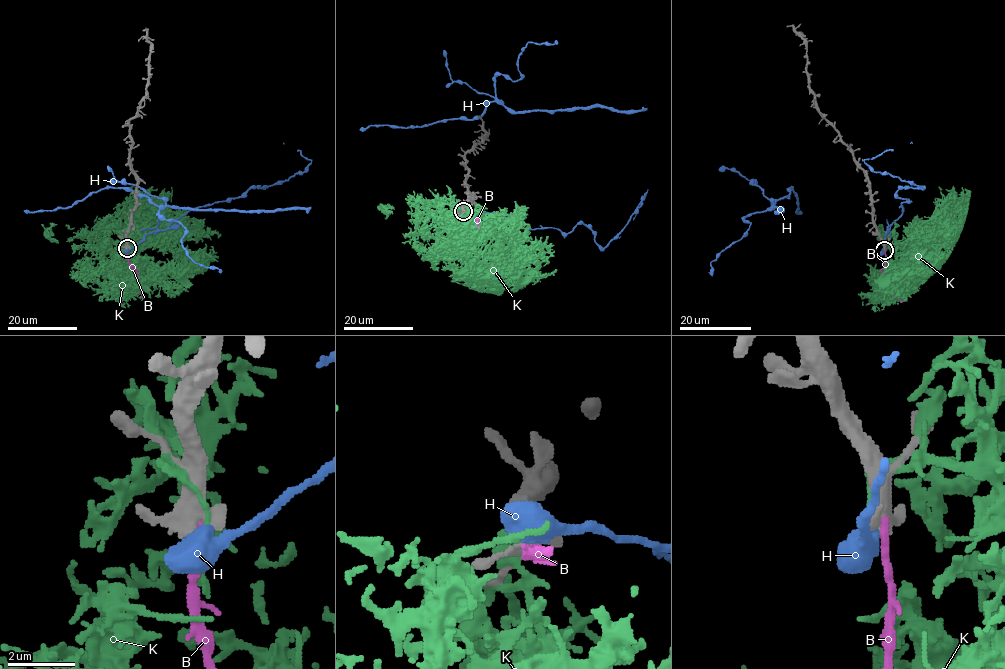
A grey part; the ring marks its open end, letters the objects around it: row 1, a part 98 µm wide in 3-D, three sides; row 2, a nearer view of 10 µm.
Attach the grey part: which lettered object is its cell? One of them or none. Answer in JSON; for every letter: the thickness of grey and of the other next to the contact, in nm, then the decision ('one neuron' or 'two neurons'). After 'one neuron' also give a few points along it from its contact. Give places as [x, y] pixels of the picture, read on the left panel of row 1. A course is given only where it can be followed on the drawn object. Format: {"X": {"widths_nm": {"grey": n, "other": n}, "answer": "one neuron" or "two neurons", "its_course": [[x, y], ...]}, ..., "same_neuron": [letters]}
{"B": {"widths_nm": {"grey": 460, "other": 280}, "answer": "two neurons"}, "H": {"widths_nm": {"grey": 440, "other": 480}, "answer": "two neurons"}, "K": {"widths_nm": {"grey": 400, "other": 240}, "answer": "two neurons"}, "same_neuron": []}

